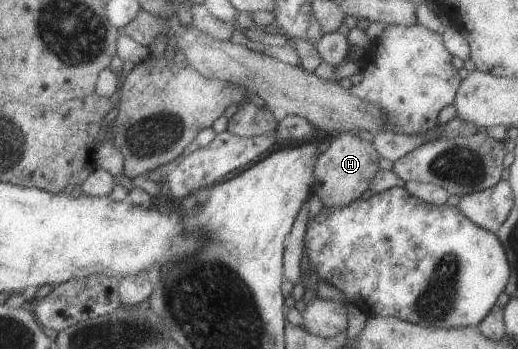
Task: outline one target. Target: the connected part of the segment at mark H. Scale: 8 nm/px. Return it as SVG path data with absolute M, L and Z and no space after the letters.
M355 132L331 134L328 147L315 159L311 194L315 194L321 200L325 209L337 209L349 205L369 189L371 179L378 171L379 160L380 156L373 143L359 139Z

